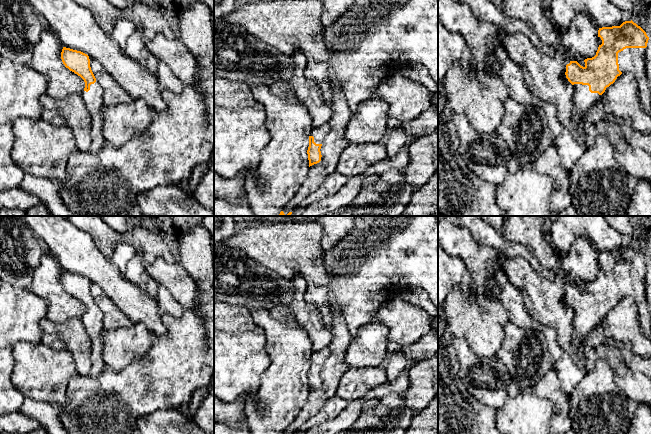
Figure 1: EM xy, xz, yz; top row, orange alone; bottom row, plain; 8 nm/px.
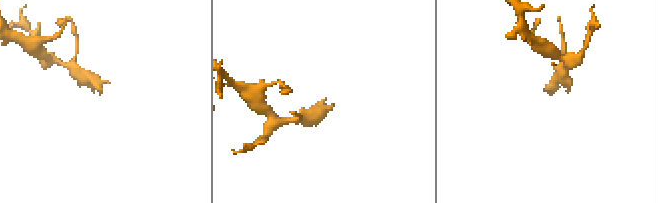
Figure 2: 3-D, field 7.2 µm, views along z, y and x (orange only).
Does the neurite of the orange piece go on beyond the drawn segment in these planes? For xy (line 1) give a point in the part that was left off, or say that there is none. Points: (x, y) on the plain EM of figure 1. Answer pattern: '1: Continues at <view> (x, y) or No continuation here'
1: Continues at xy (93, 323)

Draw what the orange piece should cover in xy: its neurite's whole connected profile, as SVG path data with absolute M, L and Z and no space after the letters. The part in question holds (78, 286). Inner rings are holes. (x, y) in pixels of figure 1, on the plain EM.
M63 271L61 283L66 292L80 300L85 306L84 315L81 317L83 325L91 341L91 370L89 376L94 378L101 375L107 366L103 360L102 335L104 313L96 305L90 291L89 280L81 275Z

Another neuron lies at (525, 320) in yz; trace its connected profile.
M448 220L438 222L438 242L444 251L460 258L471 275L471 285L478 294L498 300L507 310L509 321L520 328L541 332L545 338L553 362L564 354L557 333L536 321L524 304L520 291L501 269L504 251L477 243L471 233Z

